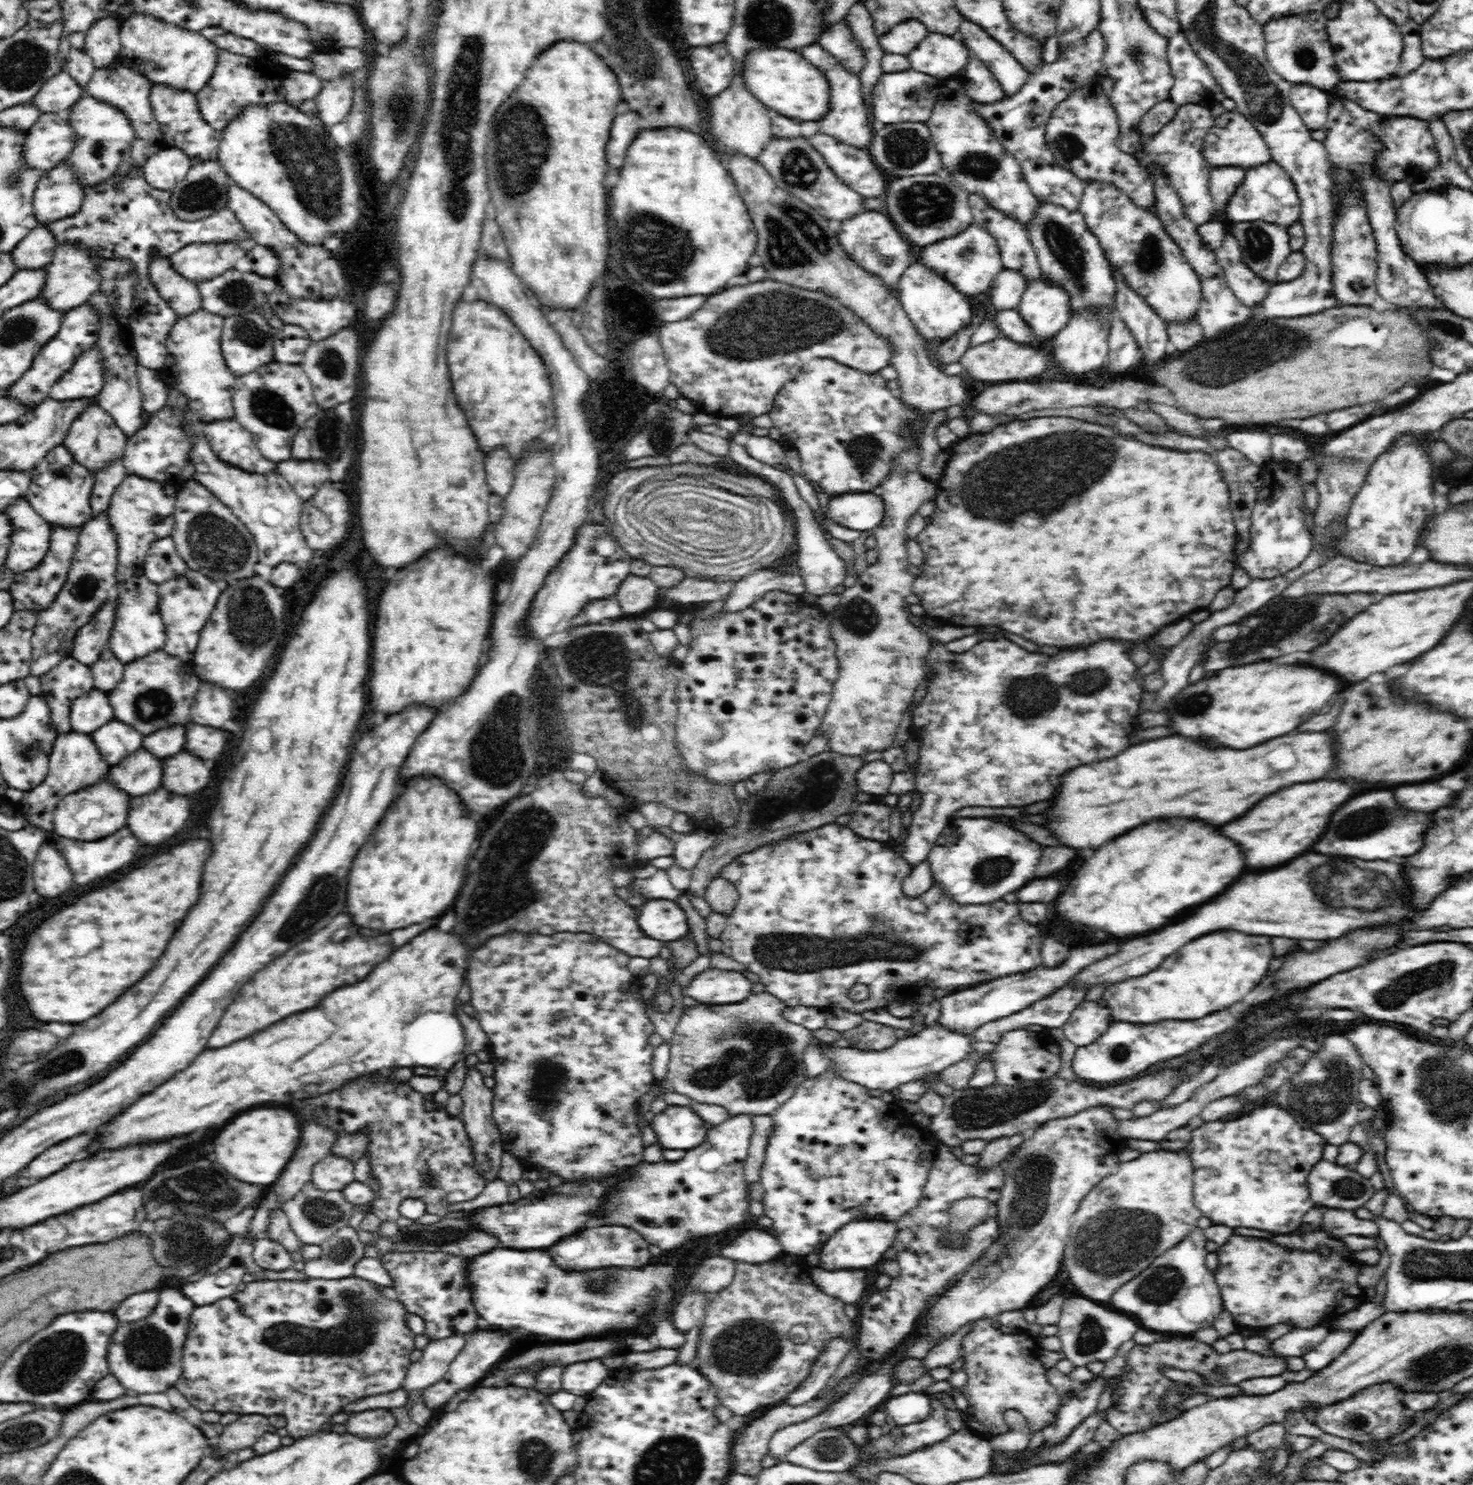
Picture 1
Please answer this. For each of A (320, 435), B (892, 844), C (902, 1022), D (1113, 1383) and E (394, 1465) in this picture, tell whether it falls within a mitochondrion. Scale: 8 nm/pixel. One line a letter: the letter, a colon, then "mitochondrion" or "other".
A: mitochondrion
B: other
C: other
D: other
E: other

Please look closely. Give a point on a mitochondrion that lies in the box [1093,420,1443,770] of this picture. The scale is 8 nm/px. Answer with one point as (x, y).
(1285, 624)

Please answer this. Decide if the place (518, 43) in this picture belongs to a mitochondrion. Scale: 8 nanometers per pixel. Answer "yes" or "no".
no

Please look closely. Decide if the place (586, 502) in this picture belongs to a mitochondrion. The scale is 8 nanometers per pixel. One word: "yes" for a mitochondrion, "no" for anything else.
no

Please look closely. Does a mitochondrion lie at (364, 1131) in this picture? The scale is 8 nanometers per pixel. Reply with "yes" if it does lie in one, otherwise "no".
no

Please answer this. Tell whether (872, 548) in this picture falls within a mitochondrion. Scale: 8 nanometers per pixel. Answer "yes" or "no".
no

